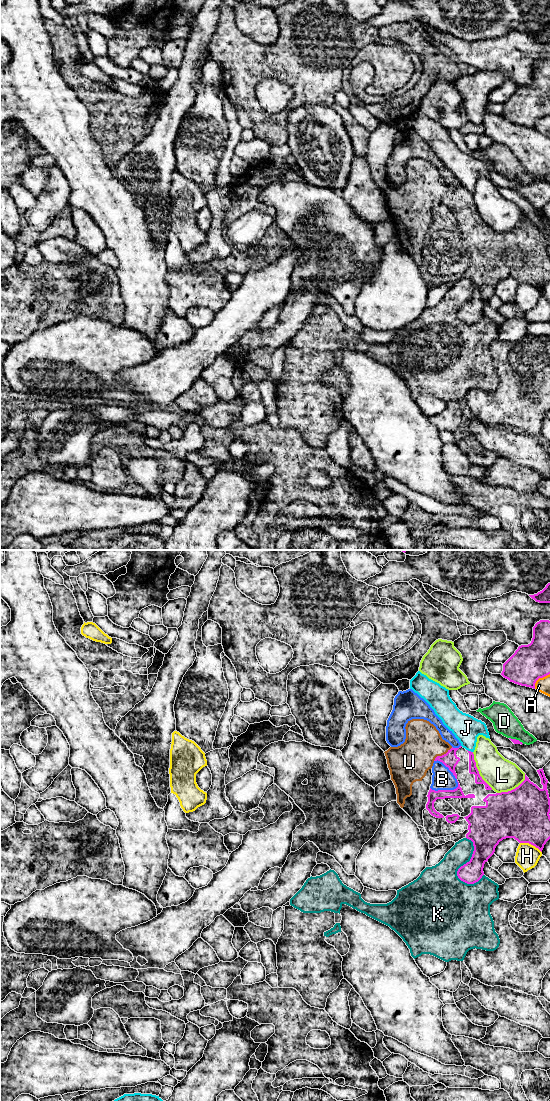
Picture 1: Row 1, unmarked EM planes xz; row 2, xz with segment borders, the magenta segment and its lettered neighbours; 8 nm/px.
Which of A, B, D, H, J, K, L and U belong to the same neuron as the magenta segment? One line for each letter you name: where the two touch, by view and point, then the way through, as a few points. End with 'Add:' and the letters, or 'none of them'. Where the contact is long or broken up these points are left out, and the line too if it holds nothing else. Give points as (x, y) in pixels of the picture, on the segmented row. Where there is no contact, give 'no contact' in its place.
U: meets magenta in xz at (442, 755)
Add: U

